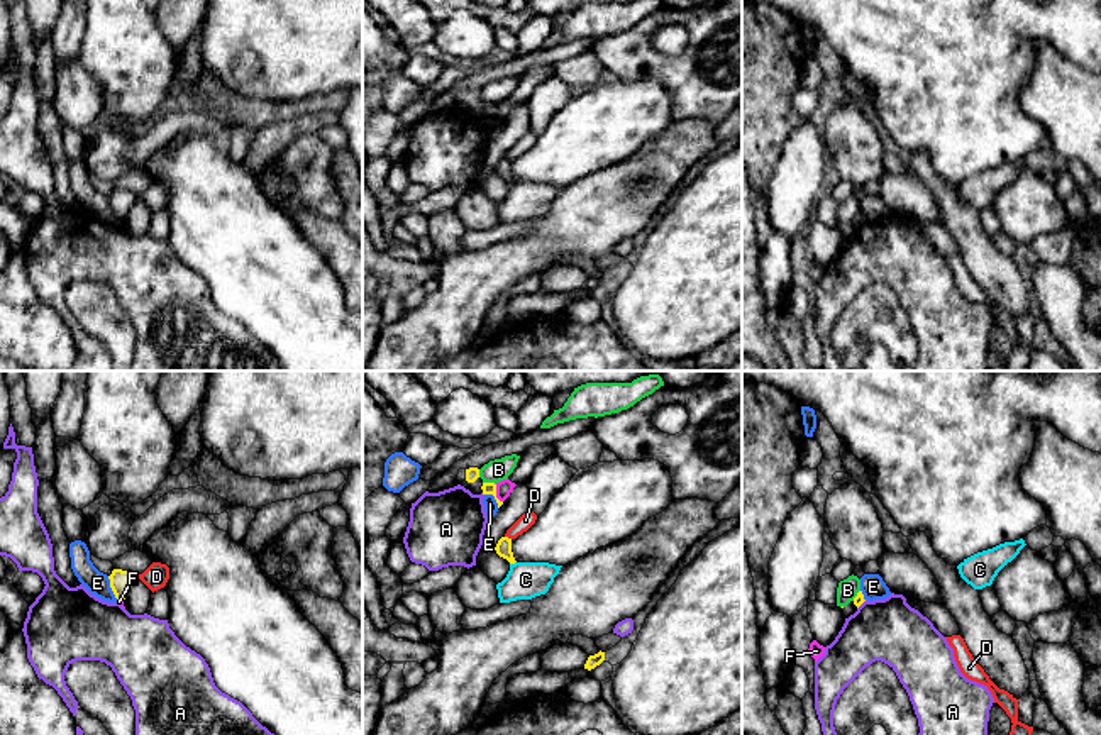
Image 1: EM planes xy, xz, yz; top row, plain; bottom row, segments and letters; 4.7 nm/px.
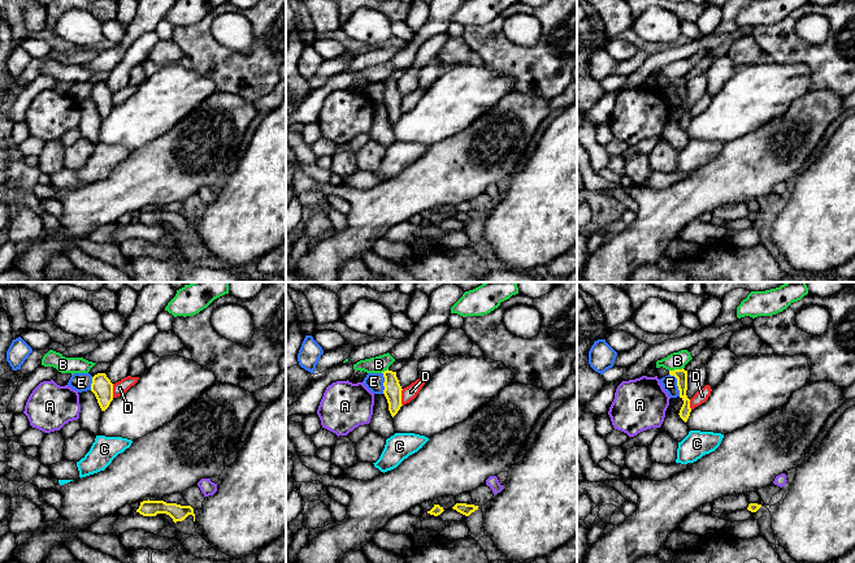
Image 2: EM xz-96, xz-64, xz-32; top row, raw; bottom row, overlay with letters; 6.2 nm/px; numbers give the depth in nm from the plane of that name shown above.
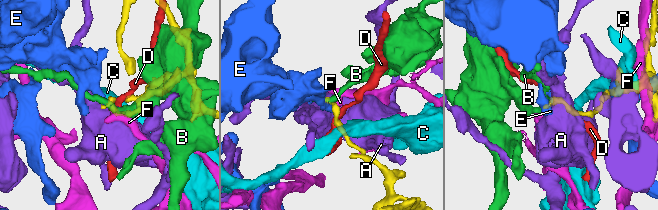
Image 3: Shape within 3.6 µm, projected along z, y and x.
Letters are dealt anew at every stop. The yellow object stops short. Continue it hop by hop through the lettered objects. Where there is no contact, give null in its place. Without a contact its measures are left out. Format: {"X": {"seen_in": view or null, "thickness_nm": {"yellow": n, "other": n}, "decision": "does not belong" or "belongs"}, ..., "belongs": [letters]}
{"A": {"seen_in": "yz", "thickness_nm": {"yellow": 50, "other": 300}, "decision": "does not belong"}, "B": {"seen_in": "xz", "thickness_nm": {"yellow": 60, "other": 110}, "decision": "does not belong"}, "C": {"seen_in": "xz", "thickness_nm": {"yellow": 80, "other": 180}, "decision": "does not belong"}, "D": {"seen_in": "xz", "thickness_nm": {"yellow": 80, "other": 70}, "decision": "does not belong"}, "E": {"seen_in": "xy", "thickness_nm": {"yellow": 110, "other": 110}, "decision": "does not belong"}, "F": {"seen_in": "xz", "thickness_nm": {"yellow": 60, "other": 80}, "decision": "does not belong"}, "belongs": []}

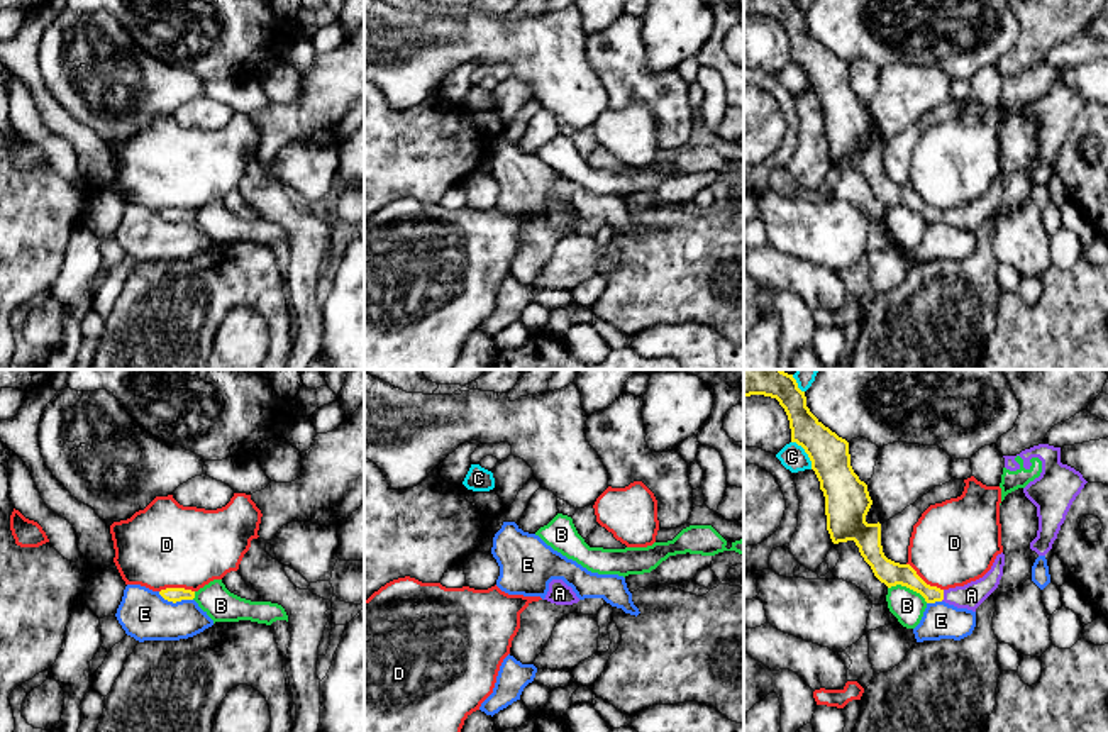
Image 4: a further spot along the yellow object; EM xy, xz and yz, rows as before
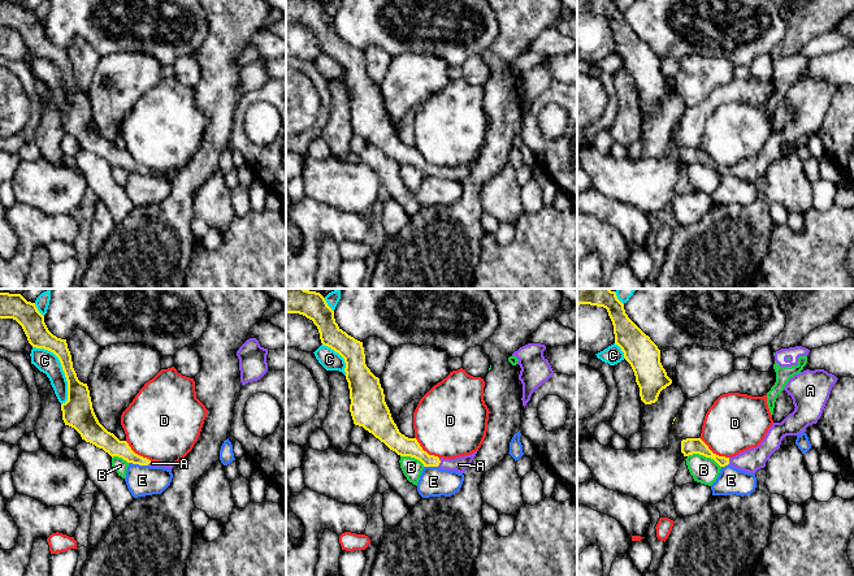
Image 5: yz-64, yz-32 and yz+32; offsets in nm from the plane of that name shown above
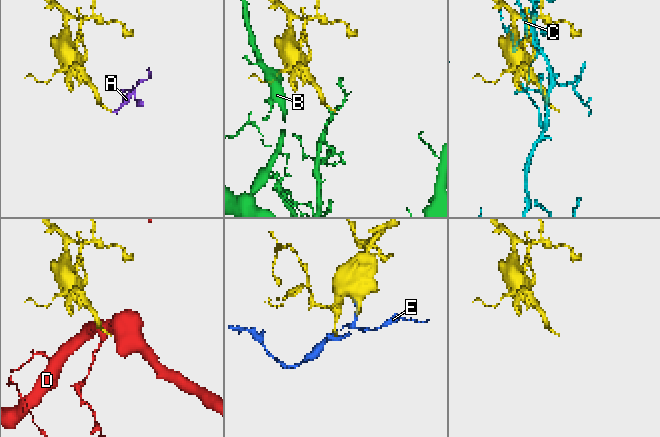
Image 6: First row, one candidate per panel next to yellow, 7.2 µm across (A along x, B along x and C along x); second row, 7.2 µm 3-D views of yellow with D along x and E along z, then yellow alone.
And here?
{"A": {"seen_in": "yz", "thickness_nm": {"yellow": 110, "other": 120}, "decision": "belongs"}, "B": {"seen_in": "yz", "thickness_nm": {"yellow": 120, "other": 160}, "decision": "does not belong"}, "C": {"seen_in": "yz", "thickness_nm": {"yellow": 190, "other": 120}, "decision": "does not belong"}, "D": {"seen_in": "yz", "thickness_nm": {"yellow": 120, "other": 400}, "decision": "does not belong"}, "E": {"seen_in": "xy", "thickness_nm": {"yellow": 70, "other": 240}, "decision": "does not belong"}, "belongs": ["A"]}

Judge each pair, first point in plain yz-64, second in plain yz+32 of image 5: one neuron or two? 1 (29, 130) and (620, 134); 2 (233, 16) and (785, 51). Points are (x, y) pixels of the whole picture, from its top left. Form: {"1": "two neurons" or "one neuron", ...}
{"1": "two neurons", "2": "one neuron"}

